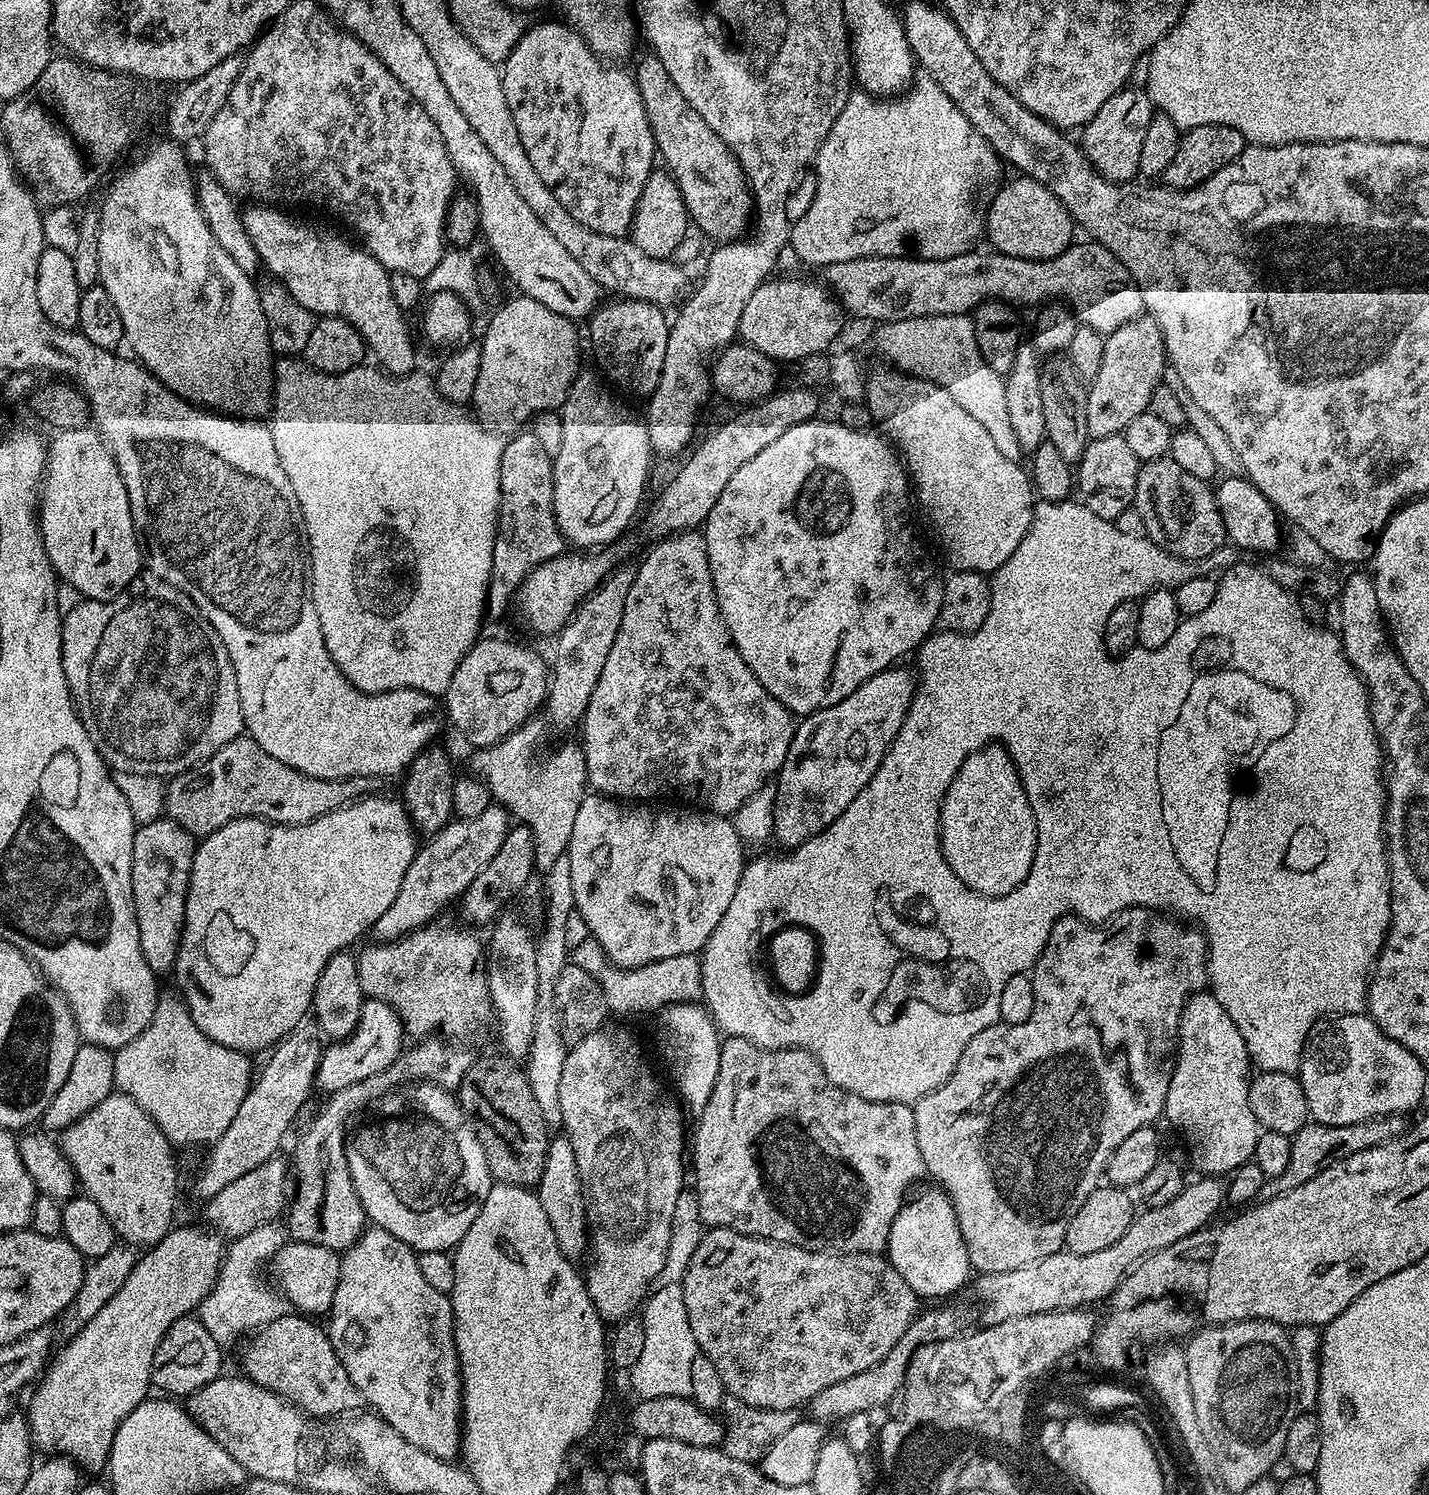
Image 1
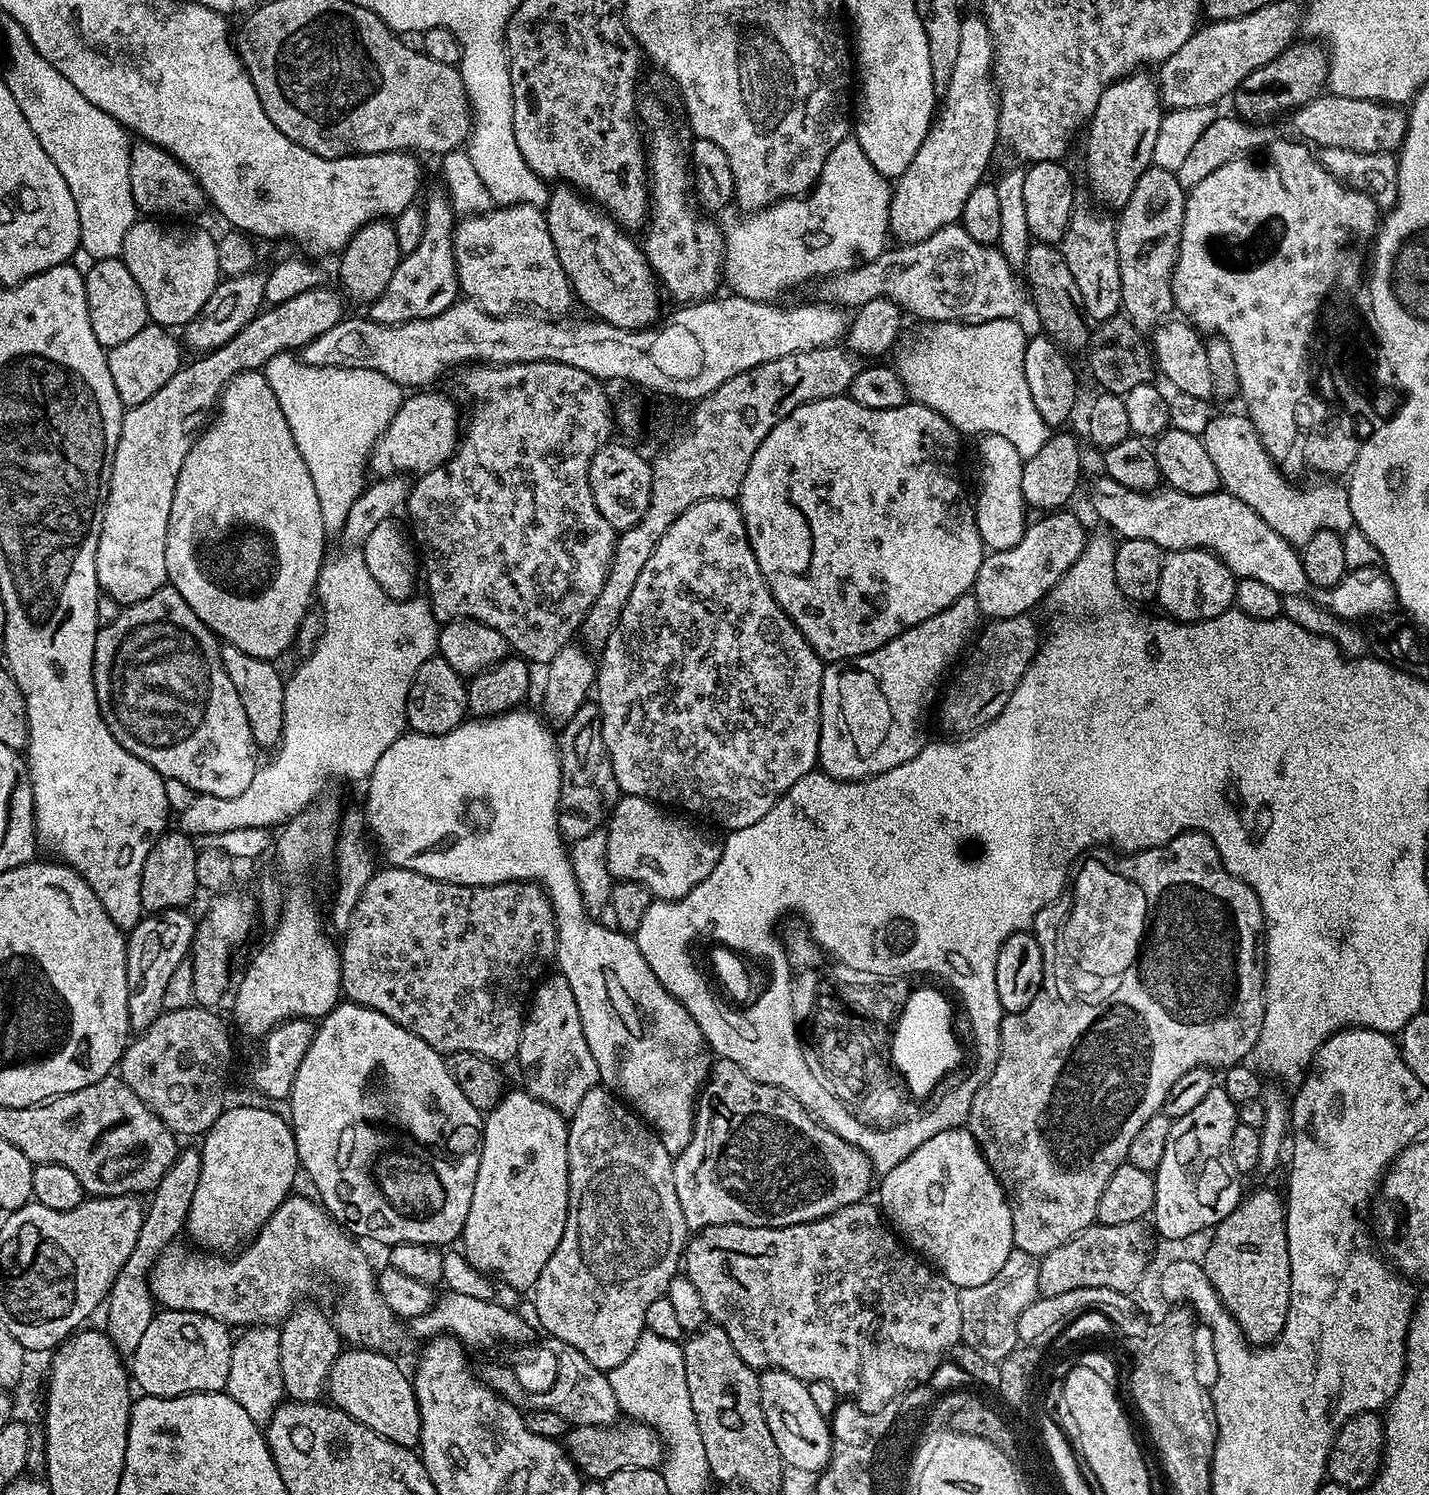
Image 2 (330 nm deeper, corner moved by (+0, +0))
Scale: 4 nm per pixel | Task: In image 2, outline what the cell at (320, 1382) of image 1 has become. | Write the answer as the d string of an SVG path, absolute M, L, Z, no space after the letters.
M349 1347L347 1350L341 1351L340 1356L334 1362L328 1375L326 1392L329 1397L332 1395L330 1400L335 1407L350 1414L350 1418L362 1422L362 1426L374 1430L374 1434L382 1434L382 1438L386 1438L398 1446L415 1449L419 1445L422 1430L420 1407L416 1401L409 1373L404 1373L392 1359L393 1357L389 1353L375 1352L373 1348Z

